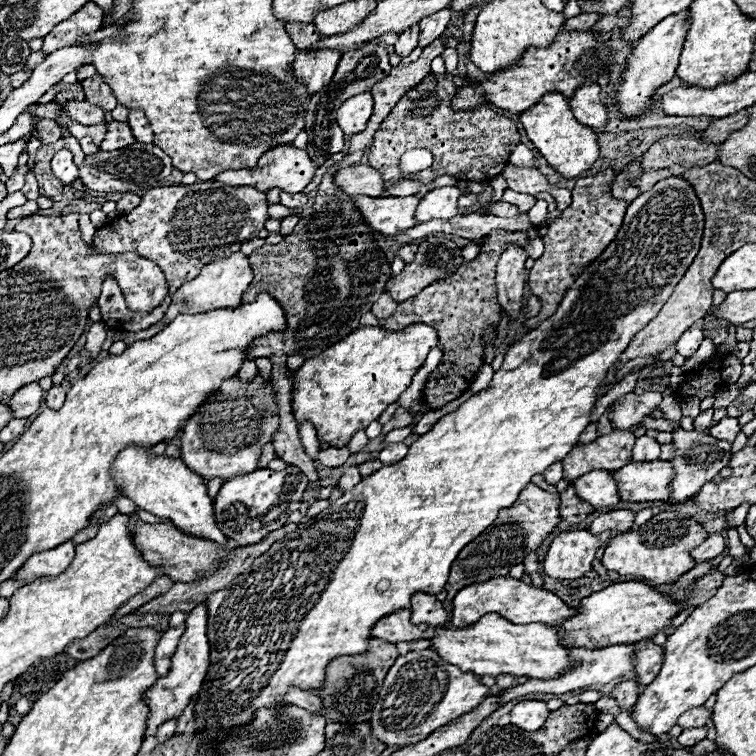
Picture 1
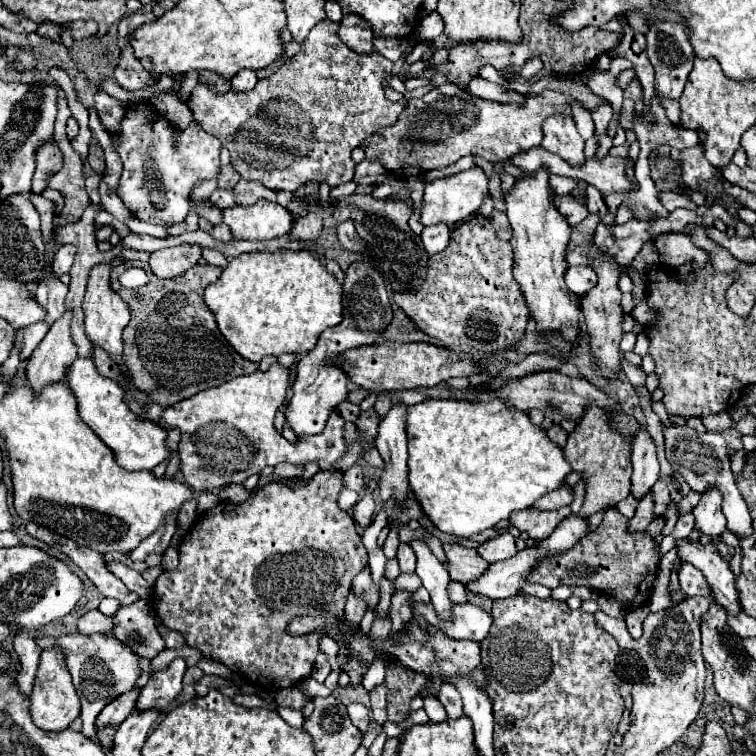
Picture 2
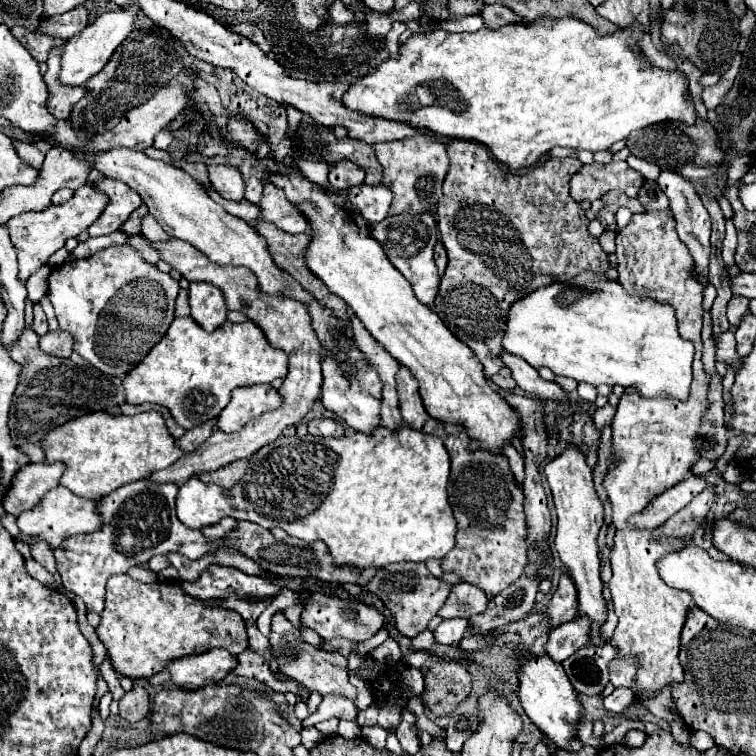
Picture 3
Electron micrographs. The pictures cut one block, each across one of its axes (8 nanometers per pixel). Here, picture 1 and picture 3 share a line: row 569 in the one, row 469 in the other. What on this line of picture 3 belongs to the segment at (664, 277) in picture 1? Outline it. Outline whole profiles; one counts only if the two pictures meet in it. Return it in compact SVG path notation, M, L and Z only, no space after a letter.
M406 424L396 430L378 426L372 434L354 432L342 438L318 438L312 434L306 434L304 438L280 436L270 446L258 450L258 466L254 466L254 474L246 474L246 482L238 482L232 490L206 484L198 478L184 482L176 496L176 514L188 528L212 526L224 516L252 520L268 530L280 526L290 536L304 542L324 540L336 564L382 568L392 562L424 562L428 558L444 558L456 546L458 530L452 506L448 502L448 478L450 456L444 442Z

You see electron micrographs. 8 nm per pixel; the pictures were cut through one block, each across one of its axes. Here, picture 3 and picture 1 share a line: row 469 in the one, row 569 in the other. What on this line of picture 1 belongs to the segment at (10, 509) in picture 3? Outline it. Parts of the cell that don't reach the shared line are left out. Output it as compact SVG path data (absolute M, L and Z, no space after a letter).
M68 540L52 550L44 550L44 552L34 554L32 558L28 558L26 566L22 566L22 570L18 570L14 574L14 580L24 580L28 584L44 574L56 576L66 570L66 566L72 562L72 558L74 558L74 542Z

